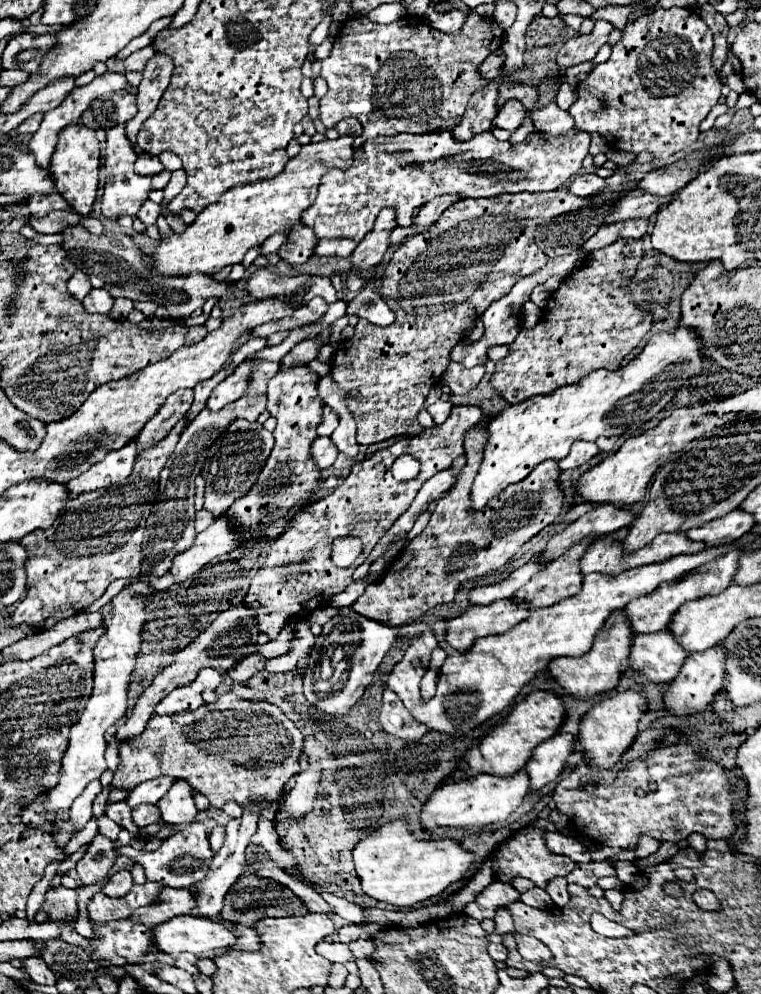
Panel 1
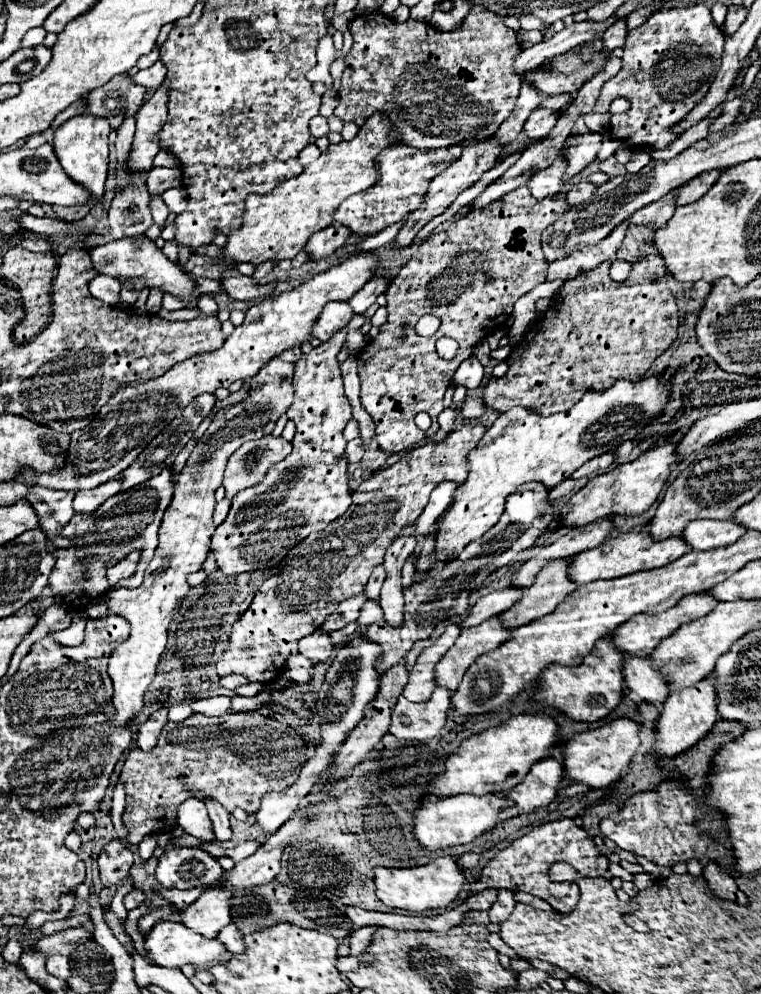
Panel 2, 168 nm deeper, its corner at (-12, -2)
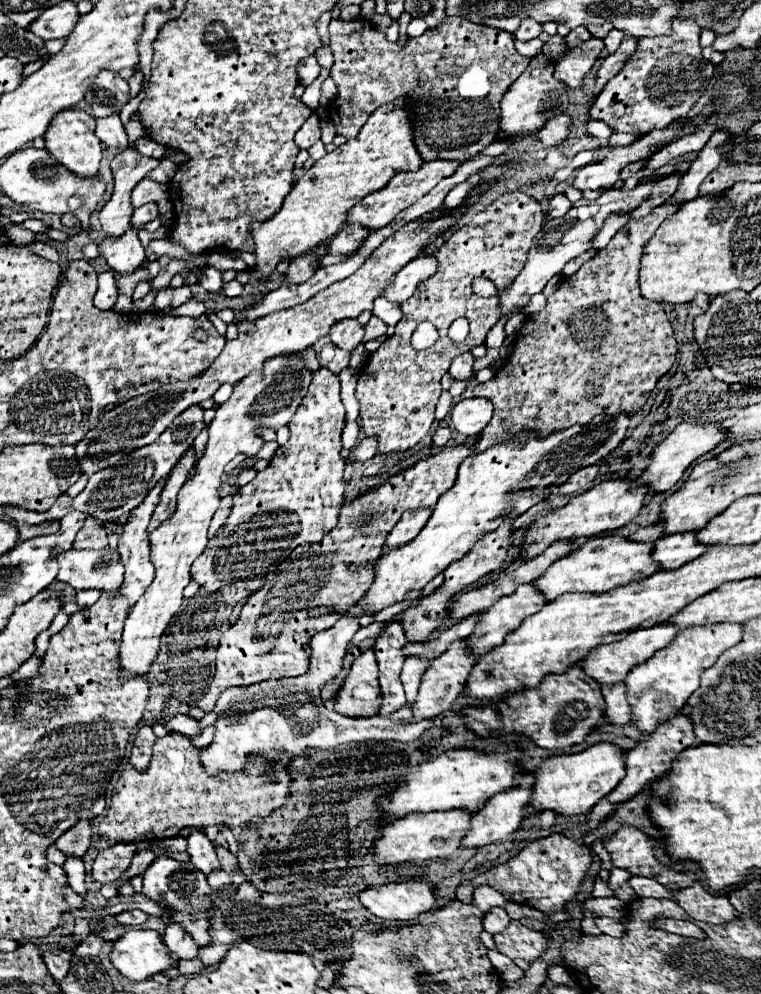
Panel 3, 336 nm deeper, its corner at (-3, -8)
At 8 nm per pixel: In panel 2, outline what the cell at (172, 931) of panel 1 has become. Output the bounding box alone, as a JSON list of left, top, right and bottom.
[144,921,224,967]

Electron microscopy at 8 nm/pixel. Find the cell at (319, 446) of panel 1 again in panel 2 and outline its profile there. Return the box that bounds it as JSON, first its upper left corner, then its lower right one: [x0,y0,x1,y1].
[346,439,364,463]

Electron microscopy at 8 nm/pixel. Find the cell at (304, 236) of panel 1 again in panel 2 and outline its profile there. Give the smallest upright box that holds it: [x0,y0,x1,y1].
[306,225,350,259]

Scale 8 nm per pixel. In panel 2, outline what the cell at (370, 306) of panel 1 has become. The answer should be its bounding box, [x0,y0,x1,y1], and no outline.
[210,315,364,575]

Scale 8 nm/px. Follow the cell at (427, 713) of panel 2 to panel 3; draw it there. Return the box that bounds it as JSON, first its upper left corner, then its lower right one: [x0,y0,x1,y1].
[201,615,433,775]

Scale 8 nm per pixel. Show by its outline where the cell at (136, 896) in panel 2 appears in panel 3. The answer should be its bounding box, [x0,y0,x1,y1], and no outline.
[115,909,147,925]

